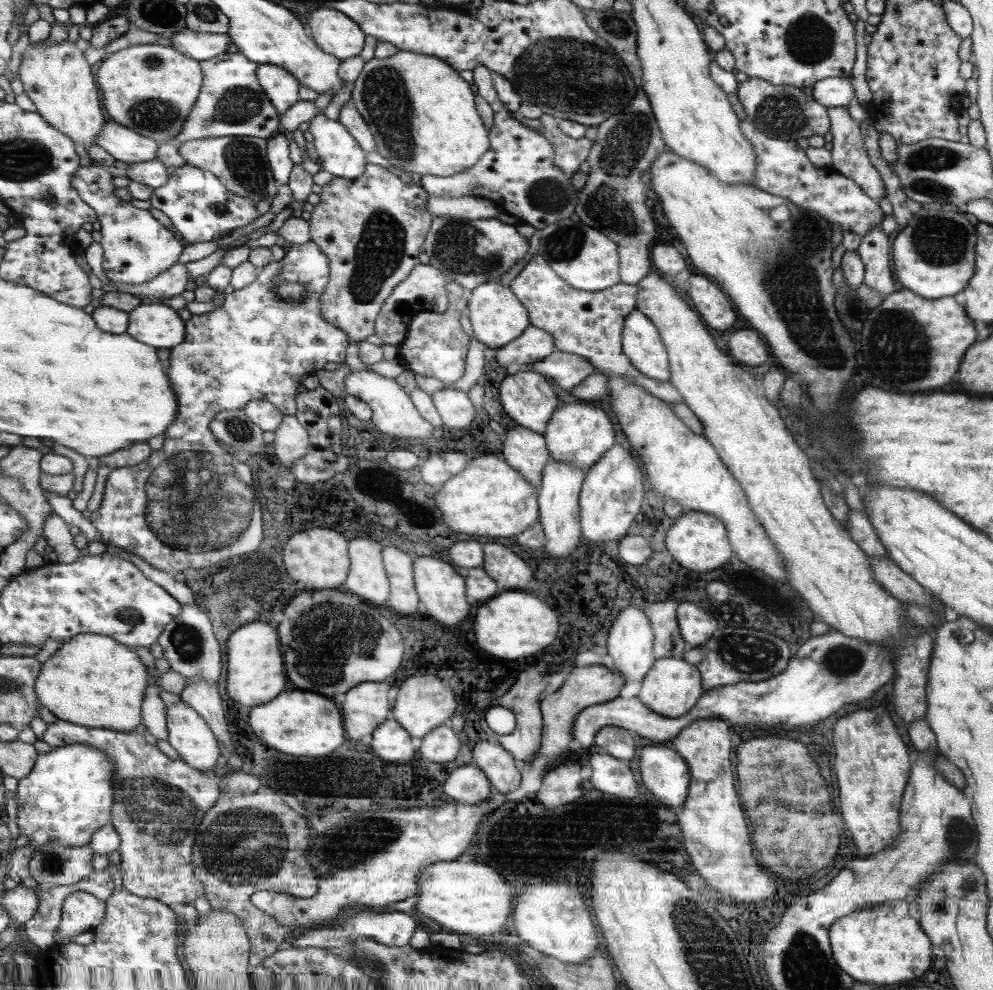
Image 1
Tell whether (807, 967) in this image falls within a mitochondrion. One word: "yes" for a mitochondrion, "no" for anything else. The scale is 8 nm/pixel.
yes

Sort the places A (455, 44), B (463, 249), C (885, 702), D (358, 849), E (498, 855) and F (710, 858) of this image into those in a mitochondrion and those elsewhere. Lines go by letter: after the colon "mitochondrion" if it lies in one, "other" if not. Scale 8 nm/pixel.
A: other
B: mitochondrion
C: other
D: mitochondrion
E: other
F: other

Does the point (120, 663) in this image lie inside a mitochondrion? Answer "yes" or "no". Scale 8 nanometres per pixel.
no

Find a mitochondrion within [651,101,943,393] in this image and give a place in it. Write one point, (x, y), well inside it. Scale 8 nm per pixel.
(919, 343)

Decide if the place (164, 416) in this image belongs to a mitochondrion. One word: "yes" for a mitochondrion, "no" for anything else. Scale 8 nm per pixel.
no

